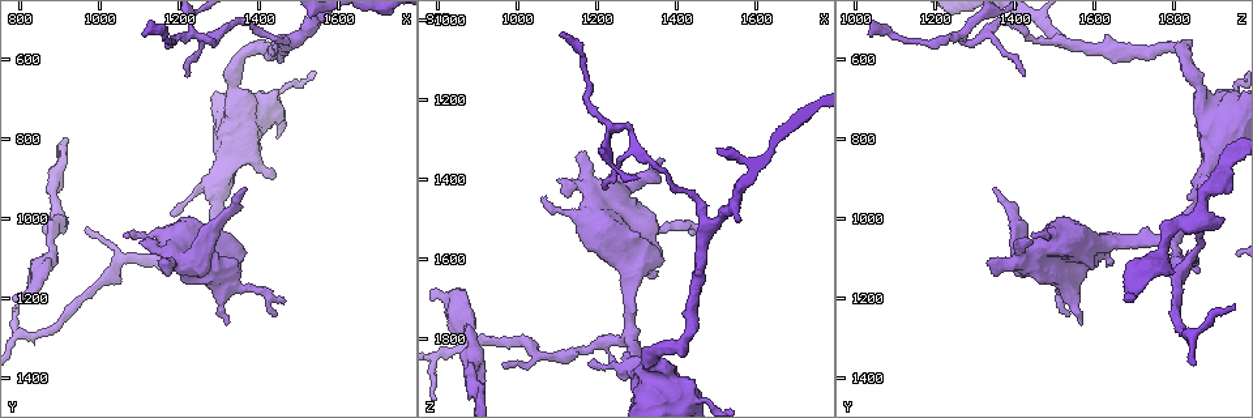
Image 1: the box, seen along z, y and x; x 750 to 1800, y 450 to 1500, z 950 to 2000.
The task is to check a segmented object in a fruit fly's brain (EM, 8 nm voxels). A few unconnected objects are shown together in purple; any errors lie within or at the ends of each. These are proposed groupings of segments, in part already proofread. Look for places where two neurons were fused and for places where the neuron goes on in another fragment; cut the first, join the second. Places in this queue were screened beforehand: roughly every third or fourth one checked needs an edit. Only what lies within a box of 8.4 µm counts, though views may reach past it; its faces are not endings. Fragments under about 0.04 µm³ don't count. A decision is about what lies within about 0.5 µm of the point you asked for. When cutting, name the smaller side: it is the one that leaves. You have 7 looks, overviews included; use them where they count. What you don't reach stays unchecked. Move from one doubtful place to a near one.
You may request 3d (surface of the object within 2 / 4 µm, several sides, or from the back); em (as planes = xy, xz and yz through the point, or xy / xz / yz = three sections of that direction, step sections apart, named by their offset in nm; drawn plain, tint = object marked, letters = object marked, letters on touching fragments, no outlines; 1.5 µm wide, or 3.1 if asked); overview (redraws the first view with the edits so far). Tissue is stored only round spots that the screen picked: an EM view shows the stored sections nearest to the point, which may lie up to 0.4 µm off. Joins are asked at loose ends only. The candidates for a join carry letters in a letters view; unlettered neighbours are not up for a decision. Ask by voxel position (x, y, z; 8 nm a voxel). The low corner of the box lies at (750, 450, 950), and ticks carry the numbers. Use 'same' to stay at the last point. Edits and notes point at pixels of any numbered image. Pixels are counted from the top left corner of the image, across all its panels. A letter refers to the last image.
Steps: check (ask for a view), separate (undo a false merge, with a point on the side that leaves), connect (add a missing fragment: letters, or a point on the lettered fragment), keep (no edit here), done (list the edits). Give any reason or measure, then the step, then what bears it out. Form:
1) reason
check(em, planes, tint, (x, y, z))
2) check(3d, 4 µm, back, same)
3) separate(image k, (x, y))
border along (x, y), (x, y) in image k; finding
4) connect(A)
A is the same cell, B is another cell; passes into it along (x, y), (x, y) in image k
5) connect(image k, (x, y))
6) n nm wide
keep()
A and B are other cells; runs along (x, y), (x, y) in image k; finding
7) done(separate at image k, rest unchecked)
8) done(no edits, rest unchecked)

branch stops here
check(em, planes, letters, (1170, 1110, 1340))

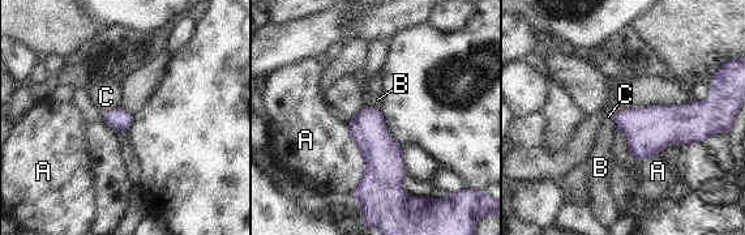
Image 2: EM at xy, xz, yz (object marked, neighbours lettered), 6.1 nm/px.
keep()
A, B and C are other cells; no lettered fragment goes on from it

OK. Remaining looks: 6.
check(3d, 2 µm, (1320, 1260, 1575))

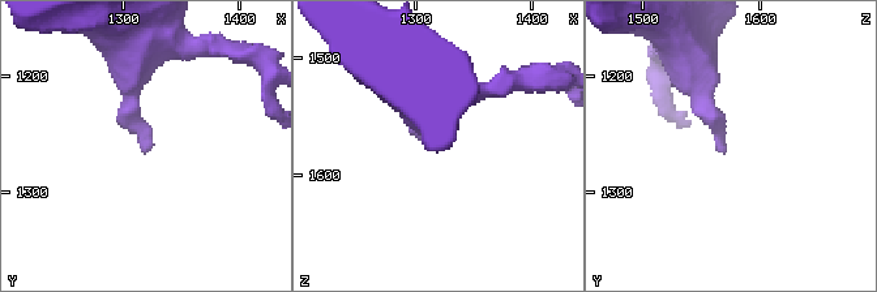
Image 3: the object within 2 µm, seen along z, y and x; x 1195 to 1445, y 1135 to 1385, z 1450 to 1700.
now the EM
check(em, xy, step 4, letters, (1324, 1264, 1570))

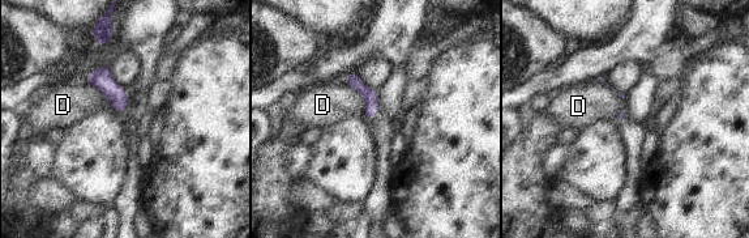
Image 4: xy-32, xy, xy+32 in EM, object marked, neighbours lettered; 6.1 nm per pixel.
check(em, planes, letters, same)

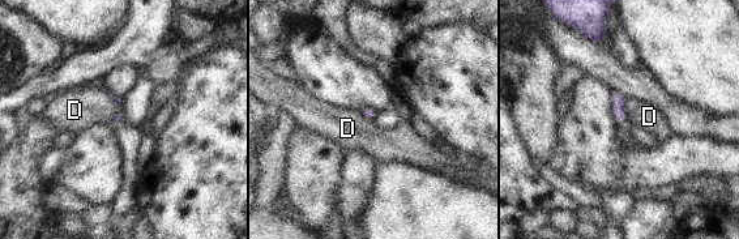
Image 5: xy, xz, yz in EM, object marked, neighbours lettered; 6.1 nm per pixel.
keep()
D is another cell; border along (626, 99), (623, 120) in image 5; no lettered fragment goes on from it

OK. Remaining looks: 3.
branch stops here
check(3d, 2 µm, (1245, 1125, 1860))

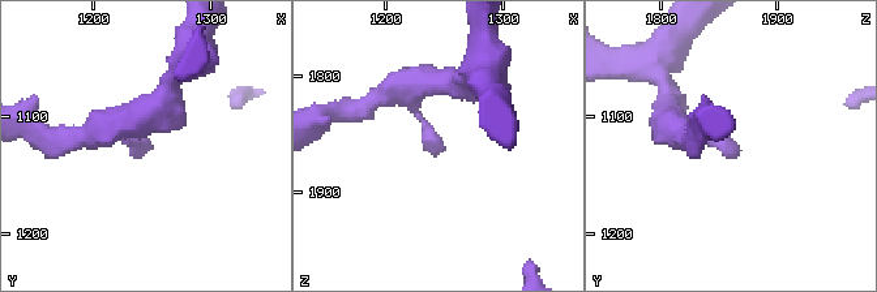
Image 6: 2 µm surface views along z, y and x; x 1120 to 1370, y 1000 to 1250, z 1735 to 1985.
need the tissue
check(em, xz, step 4, letters, (1252, 1126, 1866))

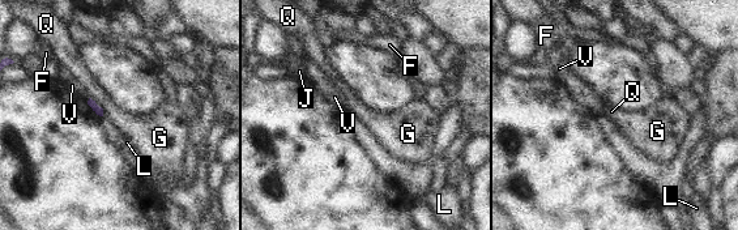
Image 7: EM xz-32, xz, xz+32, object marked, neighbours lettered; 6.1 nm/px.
another direction
check(em, planes, letters, same)

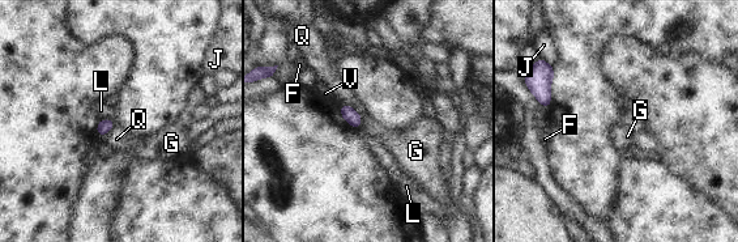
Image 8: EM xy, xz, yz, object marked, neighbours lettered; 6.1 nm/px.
Q touches over 190 nm
keep()
F, G, J, L, Q and V are other cells; no lettered fragment goes on from it

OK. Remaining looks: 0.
done(no edits, rest unchecked)

